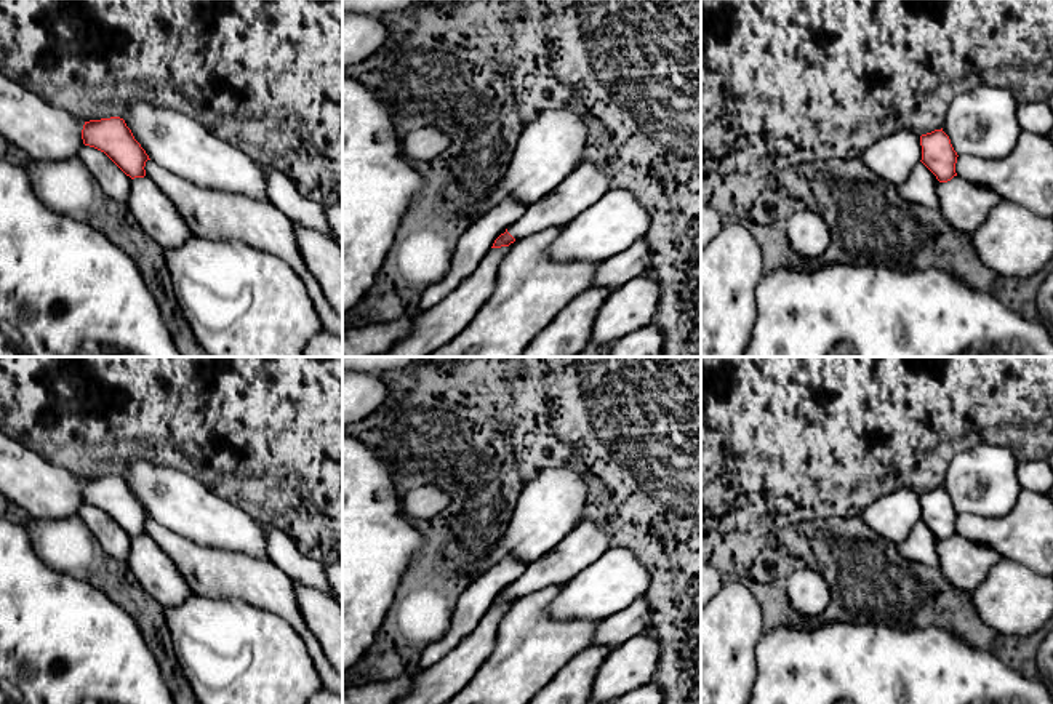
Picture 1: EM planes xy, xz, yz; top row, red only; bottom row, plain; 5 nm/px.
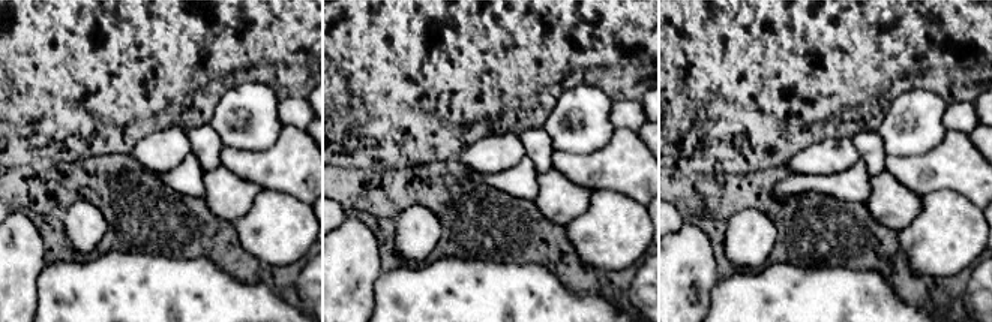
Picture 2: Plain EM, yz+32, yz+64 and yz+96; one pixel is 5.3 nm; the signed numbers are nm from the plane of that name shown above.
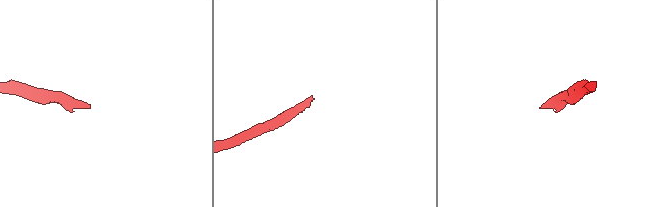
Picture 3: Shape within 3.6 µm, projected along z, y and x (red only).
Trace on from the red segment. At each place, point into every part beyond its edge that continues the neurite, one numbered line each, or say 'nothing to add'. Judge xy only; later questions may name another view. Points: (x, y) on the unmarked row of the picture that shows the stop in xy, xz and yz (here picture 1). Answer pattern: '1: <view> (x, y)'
nothing to add

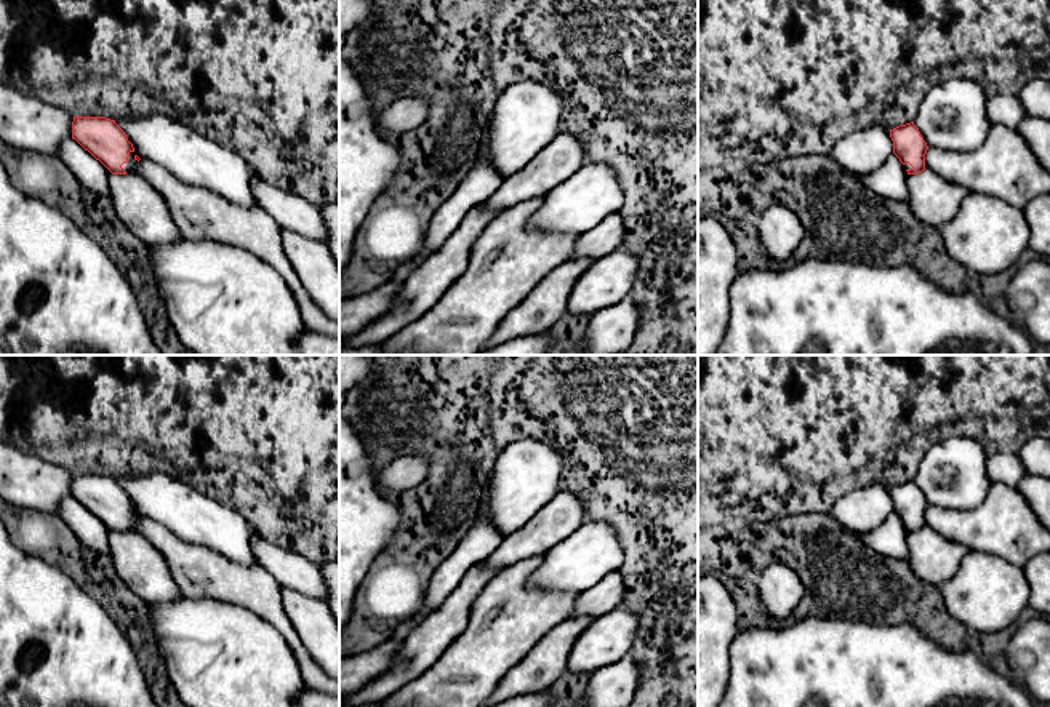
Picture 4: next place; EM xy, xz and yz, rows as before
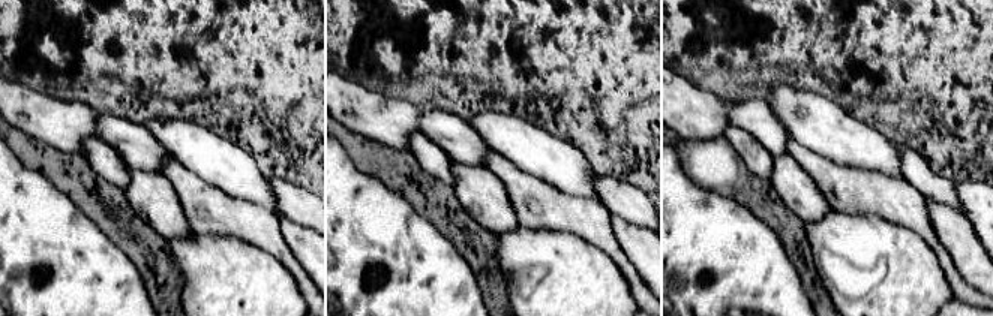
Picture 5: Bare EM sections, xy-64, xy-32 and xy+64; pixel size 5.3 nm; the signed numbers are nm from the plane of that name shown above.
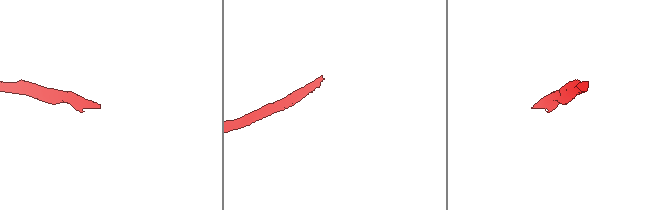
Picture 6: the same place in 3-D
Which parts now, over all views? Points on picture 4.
1: xy (130, 525)

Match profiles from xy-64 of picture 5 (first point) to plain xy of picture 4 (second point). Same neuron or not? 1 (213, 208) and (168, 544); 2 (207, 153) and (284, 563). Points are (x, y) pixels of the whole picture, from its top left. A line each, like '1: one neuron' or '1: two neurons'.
1: one neuron
2: two neurons

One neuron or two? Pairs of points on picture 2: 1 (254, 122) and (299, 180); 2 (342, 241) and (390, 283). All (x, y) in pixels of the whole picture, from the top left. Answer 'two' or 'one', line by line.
1: two
2: two

